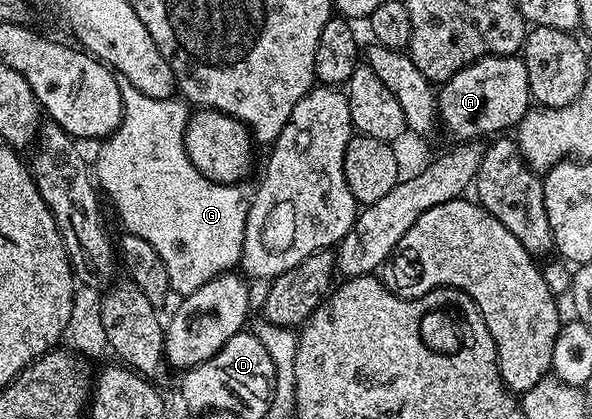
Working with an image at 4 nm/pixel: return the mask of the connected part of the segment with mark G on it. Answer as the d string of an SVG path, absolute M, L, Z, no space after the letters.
M117 75L116 80L118 81L118 93L122 93L124 112L120 118L120 127L99 144L100 152L96 155L96 167L94 163L94 179L98 184L99 190L103 194L105 191L112 198L112 203L116 206L116 211L120 214L121 221L124 222L123 230L142 237L143 240L148 241L154 247L155 252L158 253L159 257L162 257L162 261L165 262L166 269L169 271L171 290L177 296L183 297L194 293L194 289L202 289L202 285L206 285L206 281L218 277L239 264L240 254L242 253L242 241L246 233L246 217L248 216L250 195L249 192L243 191L243 186L234 183L215 183L213 179L207 179L190 161L190 157L186 153L186 145L184 144L184 130L188 124L190 111L179 98L156 99L154 96L147 95L136 89L124 75Z

